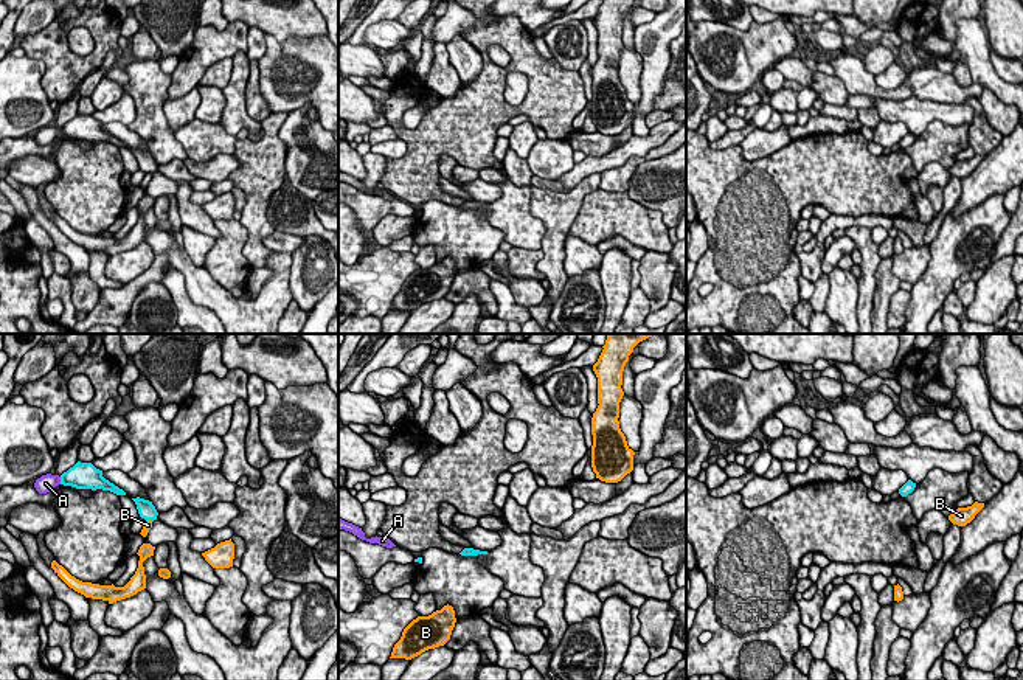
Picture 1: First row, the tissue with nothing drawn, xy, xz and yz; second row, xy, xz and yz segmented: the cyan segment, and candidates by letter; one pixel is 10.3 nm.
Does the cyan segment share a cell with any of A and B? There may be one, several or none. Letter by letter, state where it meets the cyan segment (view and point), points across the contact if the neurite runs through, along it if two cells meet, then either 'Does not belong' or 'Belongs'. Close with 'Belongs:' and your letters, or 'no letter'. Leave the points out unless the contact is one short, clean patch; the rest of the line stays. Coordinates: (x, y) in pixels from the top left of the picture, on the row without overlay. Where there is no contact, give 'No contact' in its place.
A: Touches cyan at xy (61, 132). Path across: xy (83, 128), (61, 132), (45, 135). Belongs
B: Touches cyan at xy (148, 171). Boundary: xy (151, 173), (146, 174). Does not belong
Belongs: A

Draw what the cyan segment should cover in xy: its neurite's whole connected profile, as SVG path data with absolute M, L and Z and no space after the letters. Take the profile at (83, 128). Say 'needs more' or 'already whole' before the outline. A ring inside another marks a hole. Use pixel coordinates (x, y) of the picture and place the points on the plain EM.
needs more | M78 113L73 120L67 124L59 127L42 127L36 132L34 140L39 146L51 144L56 138L71 138L76 141L102 141L110 143L116 147L126 147L123 141L110 135L102 129L102 123L96 121L92 115L81 115Z

